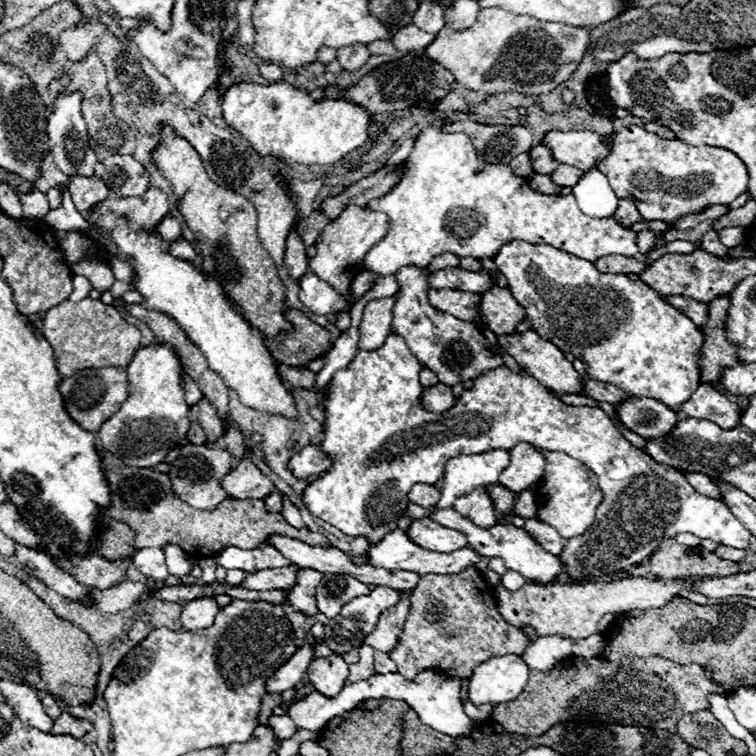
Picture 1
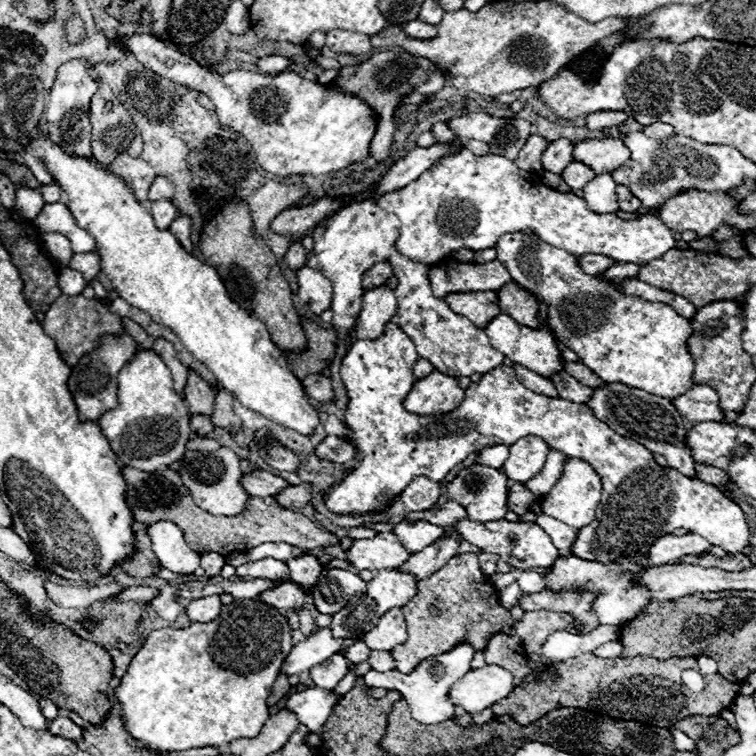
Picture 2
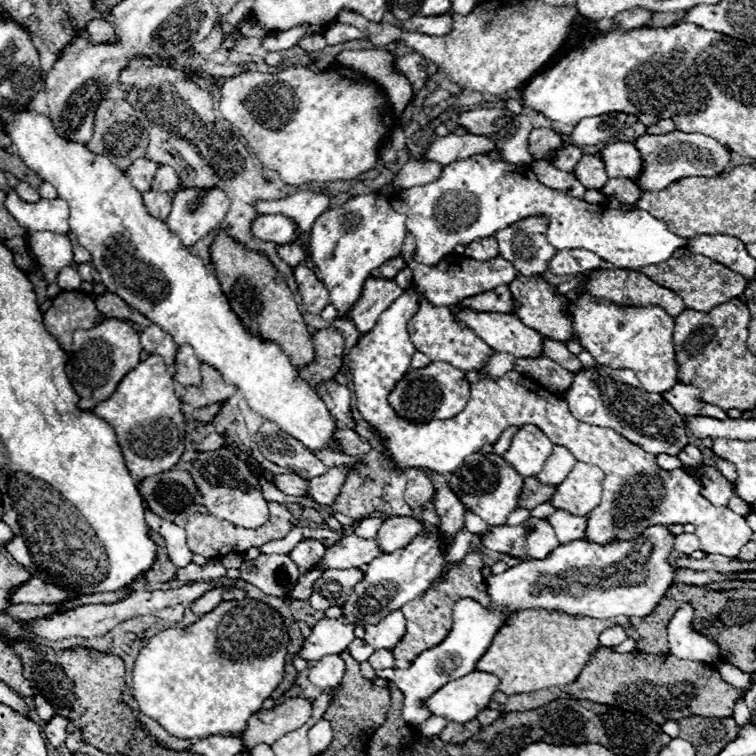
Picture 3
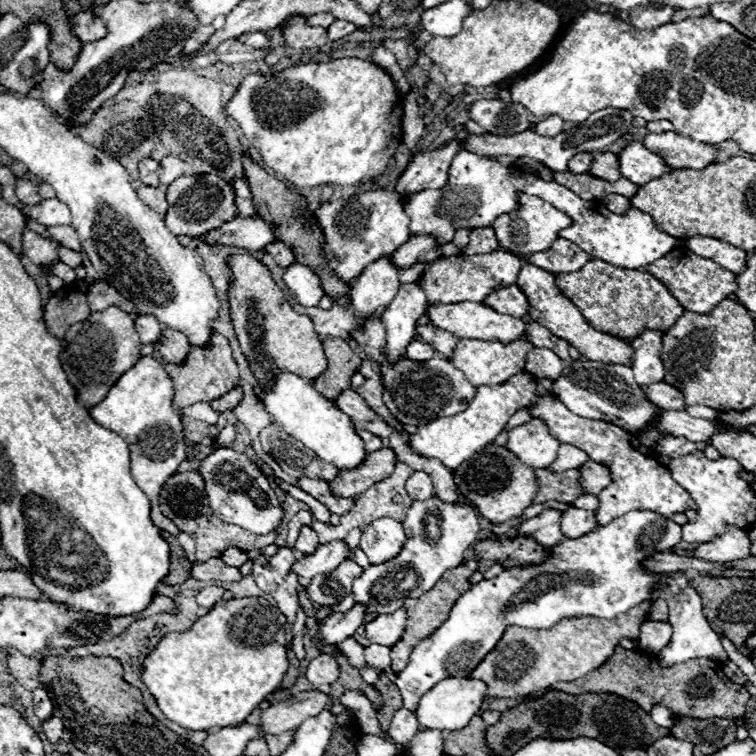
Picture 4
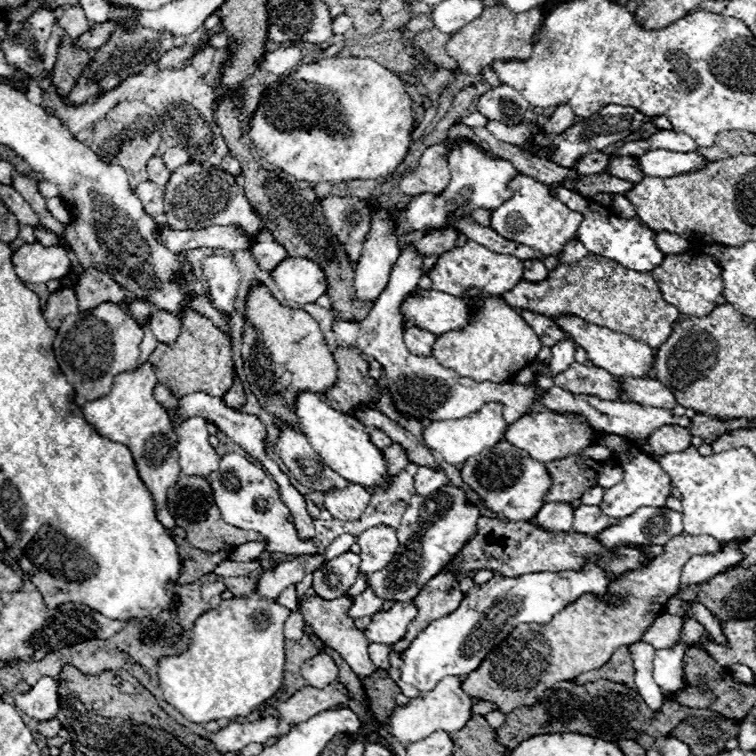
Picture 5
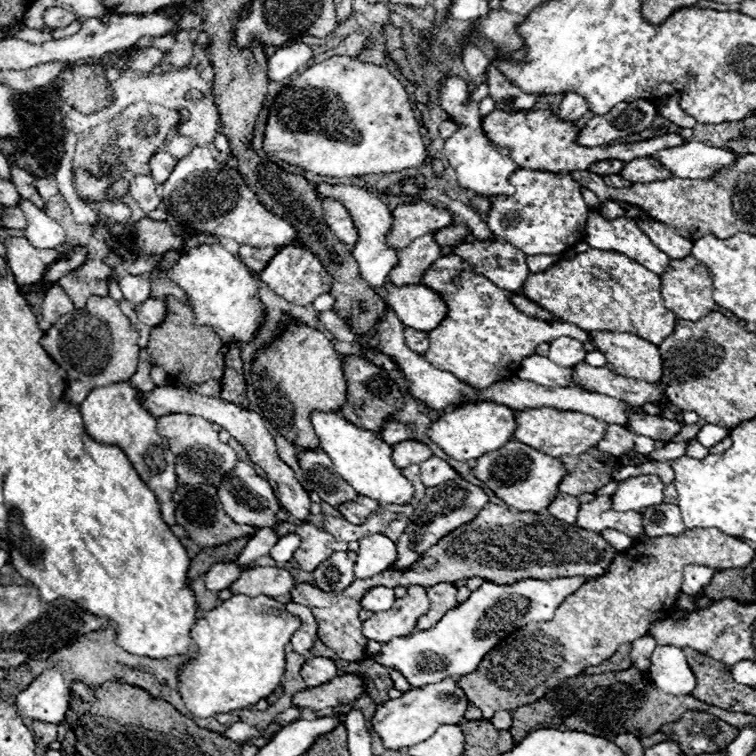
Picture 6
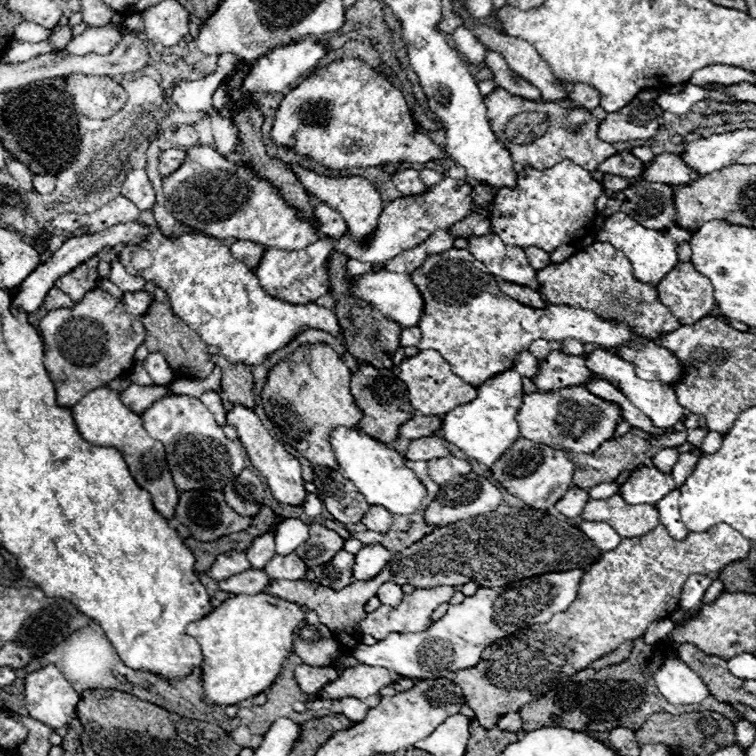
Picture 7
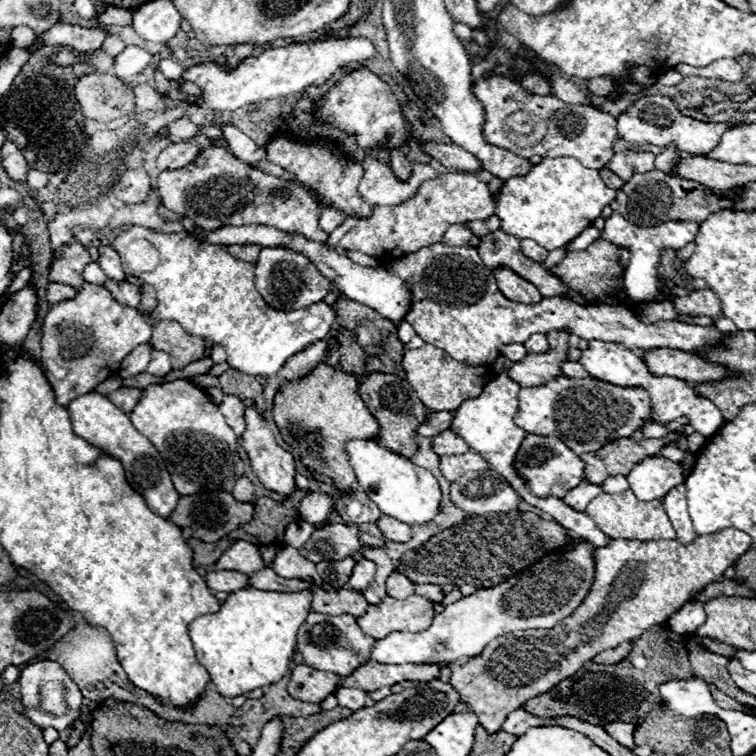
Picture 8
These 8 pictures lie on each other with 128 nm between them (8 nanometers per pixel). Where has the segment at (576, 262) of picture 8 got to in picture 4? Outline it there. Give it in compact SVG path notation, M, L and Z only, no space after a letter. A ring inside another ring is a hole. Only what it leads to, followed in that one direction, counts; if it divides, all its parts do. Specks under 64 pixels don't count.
M590 260L588 264L584 264L584 268L580 268L580 272L572 272L568 276L554 276L554 278L556 278L554 280L556 288L570 302L574 302L574 306L582 312L582 316L596 330L616 334L616 336L622 336L622 338L636 338L644 330L662 330L662 332L666 332L672 324L676 324L680 314L684 312L682 306L678 304L678 300L672 298L668 288L664 288L664 284L660 284L660 280L656 280L654 276L648 276L648 272L640 272L640 270L632 272L628 268L612 268L610 264L604 264L602 260ZM516 284L512 288L500 288L500 292L492 292L492 296L484 300L484 304L500 314L510 314L516 318L524 318L530 308L526 294Z

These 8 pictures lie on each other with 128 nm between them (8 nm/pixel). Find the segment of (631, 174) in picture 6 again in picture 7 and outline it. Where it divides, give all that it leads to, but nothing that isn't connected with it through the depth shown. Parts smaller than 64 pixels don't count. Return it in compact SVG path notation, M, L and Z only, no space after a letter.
M660 154L652 162L648 162L648 168L644 170L642 178L650 182L664 182L664 184L690 184L698 180L702 174L692 172L684 160L680 160L680 154Z

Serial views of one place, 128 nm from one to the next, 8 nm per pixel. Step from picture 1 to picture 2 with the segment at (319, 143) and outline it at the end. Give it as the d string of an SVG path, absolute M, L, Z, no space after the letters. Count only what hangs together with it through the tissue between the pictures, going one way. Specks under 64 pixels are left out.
M134 34L126 40L118 40L118 44L152 72L180 86L204 92L212 100L218 120L250 142L258 164L266 172L282 178L300 174L318 178L350 168L370 156L370 142L376 134L378 114L364 100L346 94L334 82L322 86L286 70L276 76L246 70L218 74L202 68L190 56L148 34Z

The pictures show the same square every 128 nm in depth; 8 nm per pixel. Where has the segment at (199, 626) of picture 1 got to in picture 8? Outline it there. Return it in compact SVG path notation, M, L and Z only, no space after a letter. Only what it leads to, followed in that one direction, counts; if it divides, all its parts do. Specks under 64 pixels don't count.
M238 540L220 556L220 560L214 564L214 570L236 570L242 574L250 574L266 566L268 564L262 560L258 546Z

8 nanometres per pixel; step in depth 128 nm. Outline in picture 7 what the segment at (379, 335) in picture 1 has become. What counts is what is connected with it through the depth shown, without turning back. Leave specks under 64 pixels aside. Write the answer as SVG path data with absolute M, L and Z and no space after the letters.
M290 164L290 168L310 194L318 196L322 202L326 202L326 204L334 206L338 212L342 212L342 216L346 218L348 230L358 240L366 238L376 228L380 212L382 212L382 198L376 192L376 188L364 176L338 176L338 178L332 178L332 176L322 176L322 174L316 174L316 172L308 170L308 168L302 168L300 164Z

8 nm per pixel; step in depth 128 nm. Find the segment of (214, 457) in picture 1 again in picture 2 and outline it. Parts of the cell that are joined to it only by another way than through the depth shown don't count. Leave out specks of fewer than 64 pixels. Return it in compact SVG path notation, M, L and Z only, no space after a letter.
M222 446L220 450L206 454L186 450L184 458L180 460L178 474L182 476L182 482L190 490L194 502L214 516L238 516L240 512L244 512L244 506L250 500L250 494L242 488L240 458L230 448Z

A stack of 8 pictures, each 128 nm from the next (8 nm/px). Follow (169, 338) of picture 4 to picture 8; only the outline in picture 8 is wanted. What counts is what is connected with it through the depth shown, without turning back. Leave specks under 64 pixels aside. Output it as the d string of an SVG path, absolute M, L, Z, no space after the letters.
M106 280L104 286L108 288L108 292L112 292L112 296L116 296L116 300L124 306L130 308L138 308L140 306L140 290L130 284L130 282L116 282L116 280Z

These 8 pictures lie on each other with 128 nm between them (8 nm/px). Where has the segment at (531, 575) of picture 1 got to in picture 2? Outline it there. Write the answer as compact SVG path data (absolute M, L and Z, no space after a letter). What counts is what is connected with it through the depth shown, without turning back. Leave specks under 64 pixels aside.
M462 520L456 524L462 538L474 546L478 546L482 552L498 554L504 562L512 564L514 568L550 568L554 560L558 558L558 550L554 548L550 536L534 522L508 522L508 520L496 520L496 524L480 524L474 520Z

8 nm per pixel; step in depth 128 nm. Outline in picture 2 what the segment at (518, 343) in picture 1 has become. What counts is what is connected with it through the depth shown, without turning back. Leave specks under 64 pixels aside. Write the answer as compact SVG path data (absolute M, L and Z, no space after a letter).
M500 314L500 316L496 316L496 320L488 322L488 326L484 328L484 332L490 336L490 344L498 352L502 352L504 356L512 358L516 364L522 364L528 370L538 372L544 378L550 378L554 372L562 370L562 358L560 358L558 346L556 346L554 338L552 338L552 334L548 330L532 330L532 328L516 324L506 314Z

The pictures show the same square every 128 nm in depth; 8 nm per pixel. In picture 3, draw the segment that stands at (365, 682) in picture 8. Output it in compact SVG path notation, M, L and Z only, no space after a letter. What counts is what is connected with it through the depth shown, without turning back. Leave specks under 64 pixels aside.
M288 698L284 704L274 706L272 710L262 708L248 720L248 728L244 730L246 748L254 748L256 744L274 744L280 736L300 728L312 716L312 700L308 698Z

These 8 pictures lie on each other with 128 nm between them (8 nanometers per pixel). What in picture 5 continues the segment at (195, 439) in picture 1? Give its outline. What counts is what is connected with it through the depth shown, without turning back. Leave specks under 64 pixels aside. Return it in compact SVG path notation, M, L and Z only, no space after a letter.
M236 376L234 378L234 384L230 386L230 390L222 396L222 400L226 402L226 406L230 406L230 408L240 408L240 406L244 406L246 404L246 396L244 396L244 390L242 390L242 382L240 382L240 378Z

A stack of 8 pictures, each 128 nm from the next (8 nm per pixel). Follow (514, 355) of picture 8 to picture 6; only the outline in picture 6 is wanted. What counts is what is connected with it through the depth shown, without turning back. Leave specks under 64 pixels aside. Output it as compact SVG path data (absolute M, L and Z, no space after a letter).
M538 354L526 356L520 362L520 372L516 376L520 380L532 380L544 386L570 386L572 384L570 368L562 368L550 362L546 356L538 356Z

